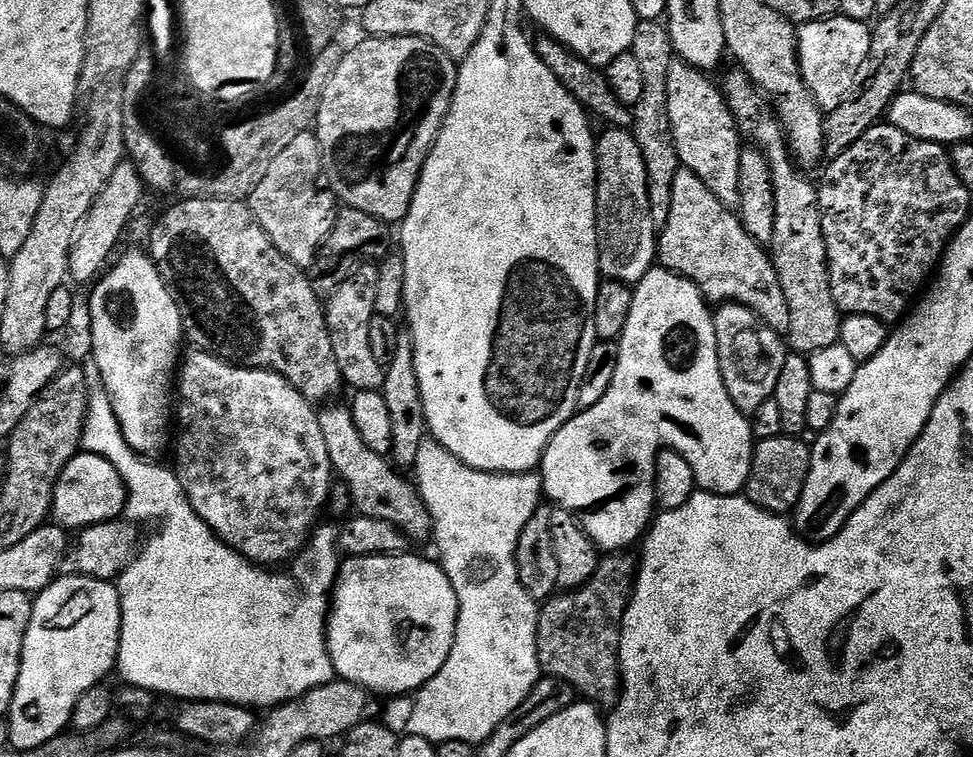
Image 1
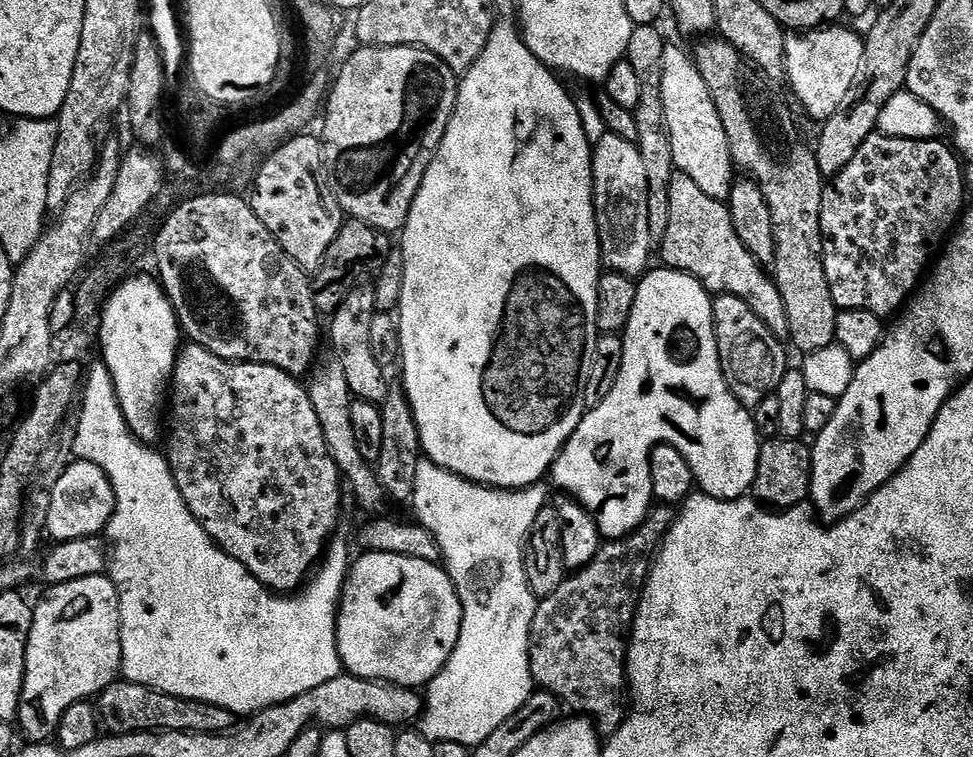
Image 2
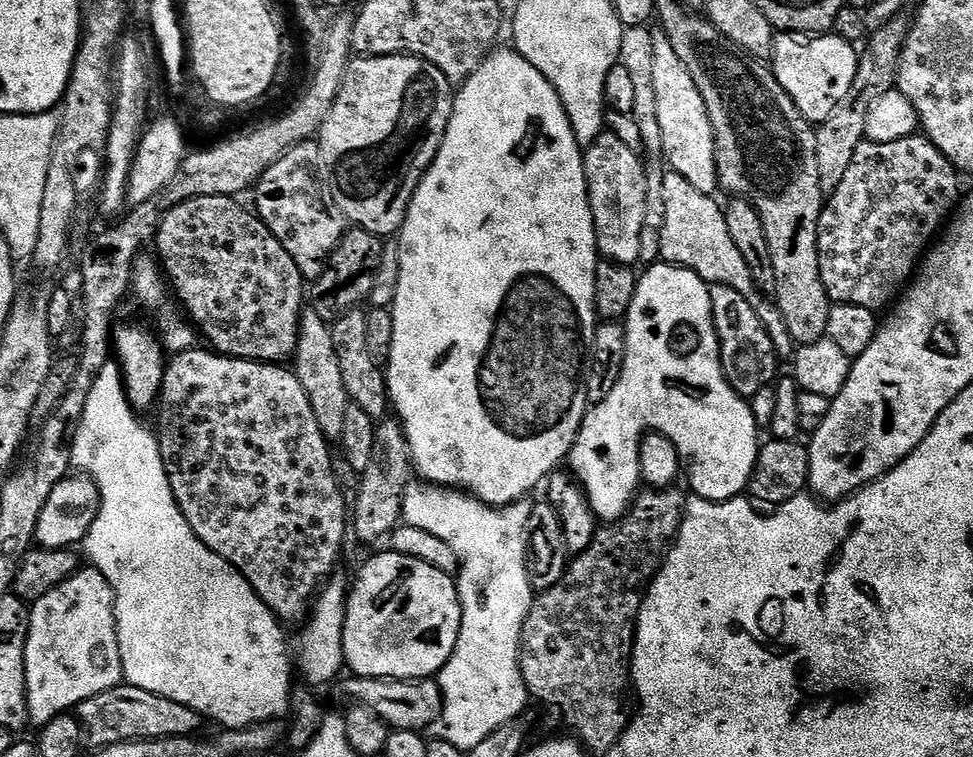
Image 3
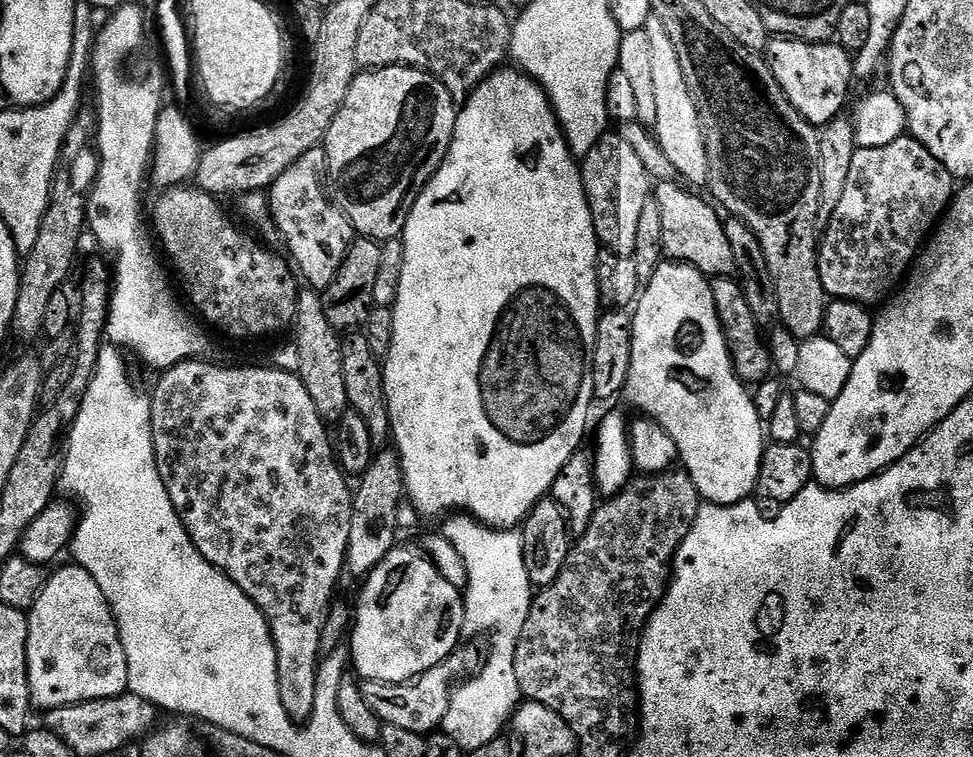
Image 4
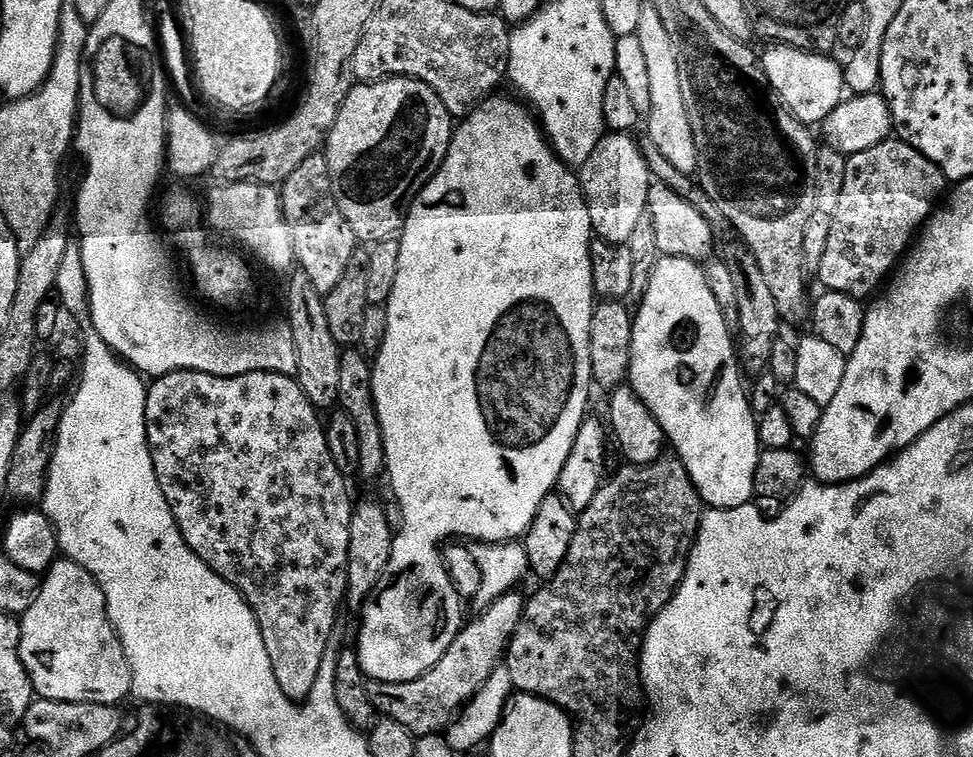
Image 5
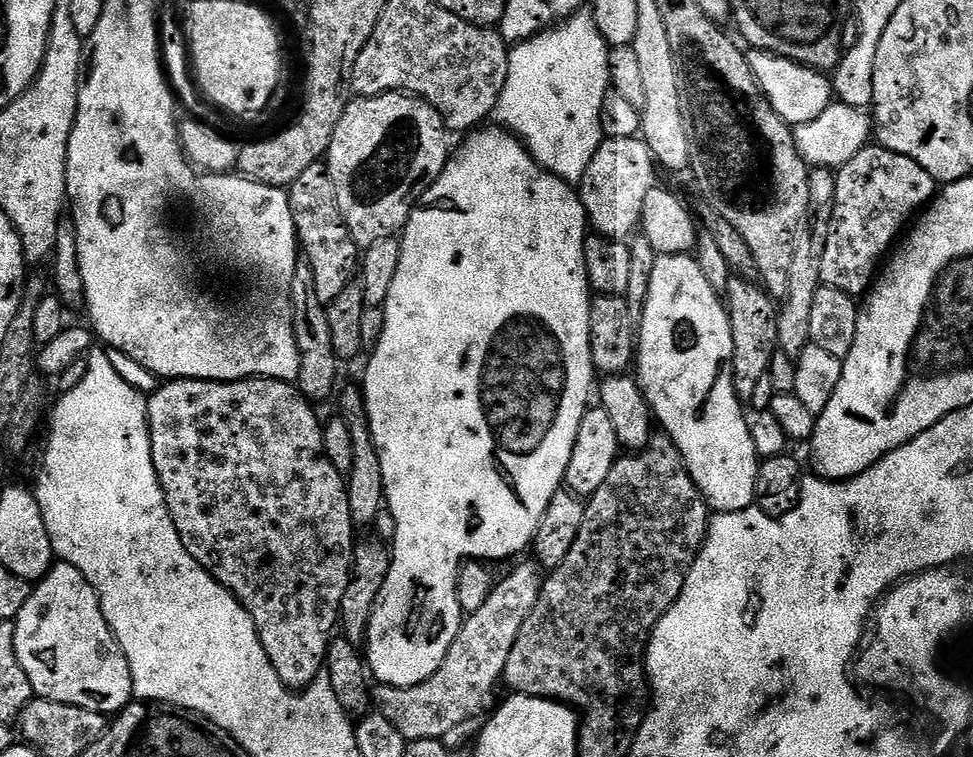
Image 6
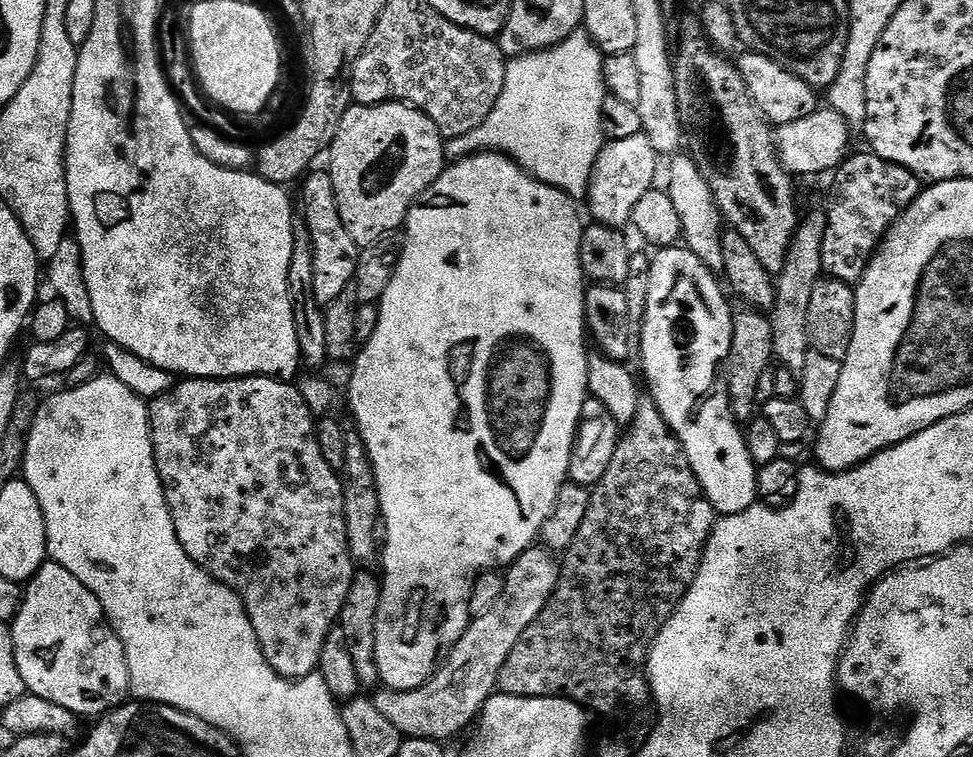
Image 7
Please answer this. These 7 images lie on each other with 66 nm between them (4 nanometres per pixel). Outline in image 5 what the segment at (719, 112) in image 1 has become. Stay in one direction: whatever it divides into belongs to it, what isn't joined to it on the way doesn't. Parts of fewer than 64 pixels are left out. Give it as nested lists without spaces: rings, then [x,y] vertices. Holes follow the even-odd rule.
[[[650,2],[645,3],[635,35],[642,46],[650,74],[650,114],[646,117],[647,139],[652,140],[654,146],[658,146],[658,150],[662,150],[662,158],[666,158],[666,162],[671,162],[677,170],[682,170],[682,174],[692,176],[698,166],[698,150],[694,146],[694,130],[690,130],[690,118],[686,118],[682,86],[678,86],[678,58],[674,58],[674,45],[670,42],[670,34],[666,34],[666,26],[662,26],[662,18],[658,18],[658,10],[654,10]]]

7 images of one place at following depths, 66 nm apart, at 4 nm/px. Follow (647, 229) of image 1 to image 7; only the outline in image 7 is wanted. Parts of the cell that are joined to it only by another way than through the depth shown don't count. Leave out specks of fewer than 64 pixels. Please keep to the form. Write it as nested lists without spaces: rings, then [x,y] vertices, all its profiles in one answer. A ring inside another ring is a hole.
[[[642,134],[634,138],[608,140],[598,154],[596,165],[592,167],[592,181],[588,184],[586,200],[587,203],[592,203],[591,219],[595,223],[604,224],[607,228],[623,229],[625,226],[631,225],[634,206],[638,206],[642,194],[646,194],[657,183],[656,160],[658,160],[658,153],[654,150],[654,146],[650,146],[650,138],[646,138]]]

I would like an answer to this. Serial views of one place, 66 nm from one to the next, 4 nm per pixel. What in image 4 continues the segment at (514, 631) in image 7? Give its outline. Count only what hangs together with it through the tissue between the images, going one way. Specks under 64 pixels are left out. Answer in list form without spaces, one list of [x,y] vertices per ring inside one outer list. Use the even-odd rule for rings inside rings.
[[[457,647],[441,664],[406,682],[363,681],[360,689],[366,702],[370,702],[370,710],[374,710],[374,714],[378,714],[378,718],[384,724],[402,726],[402,730],[410,730],[419,736],[435,733],[446,718],[454,685],[480,671],[482,652],[476,648],[464,647]]]

